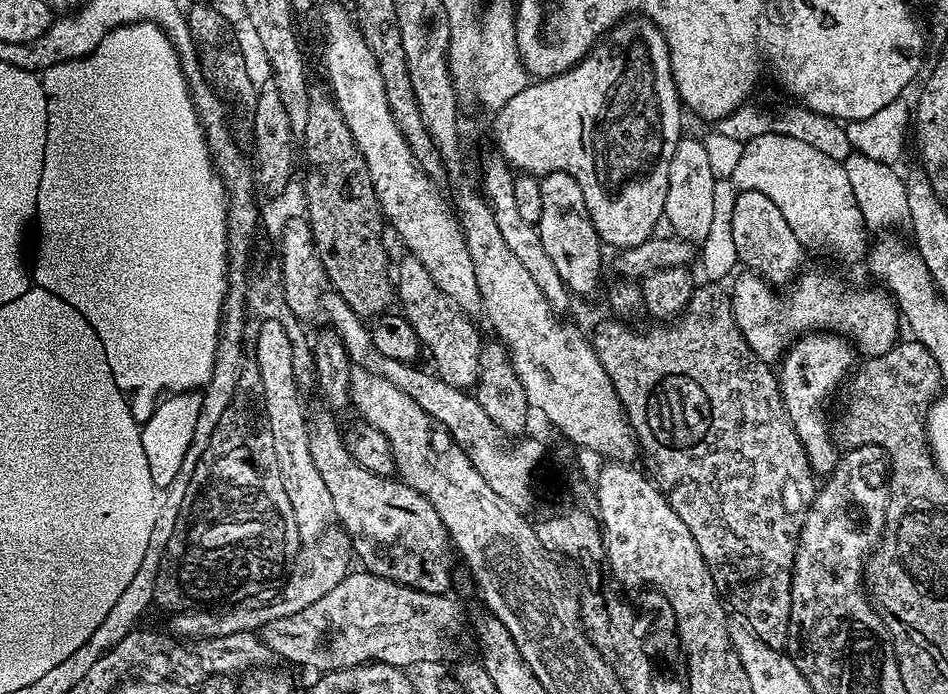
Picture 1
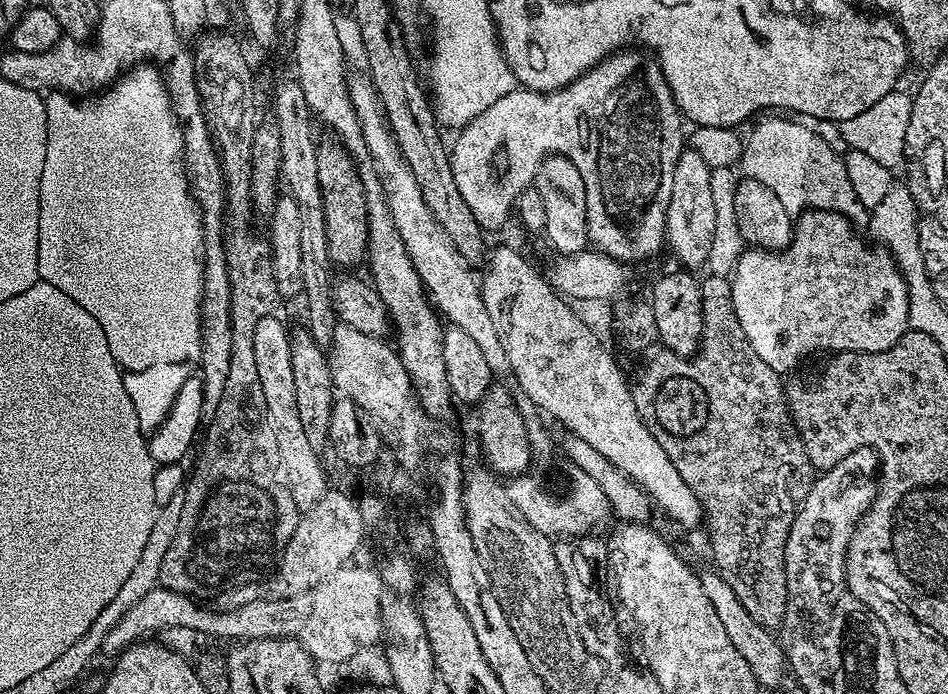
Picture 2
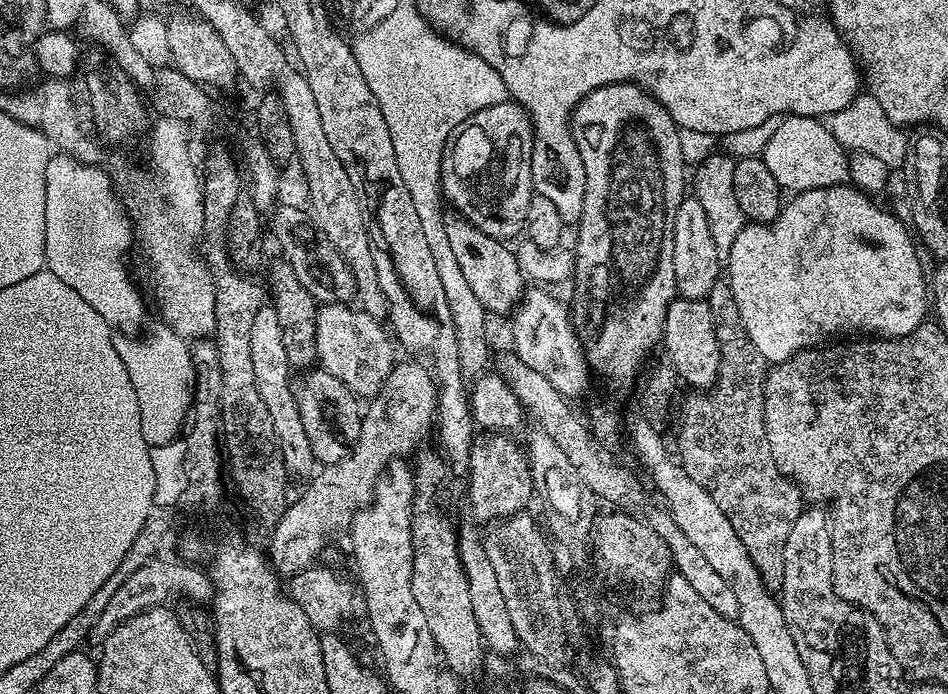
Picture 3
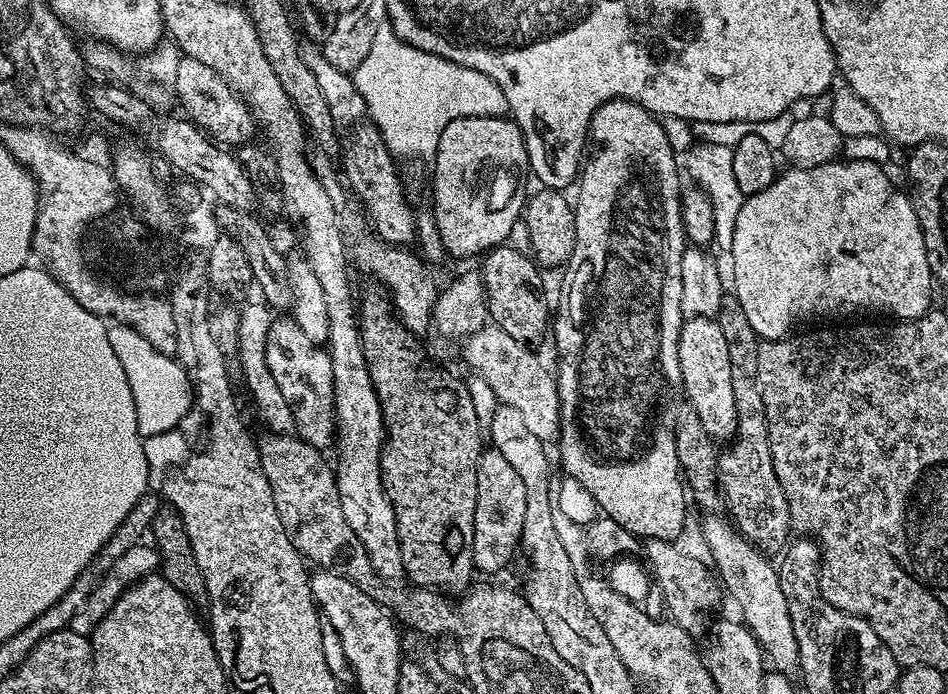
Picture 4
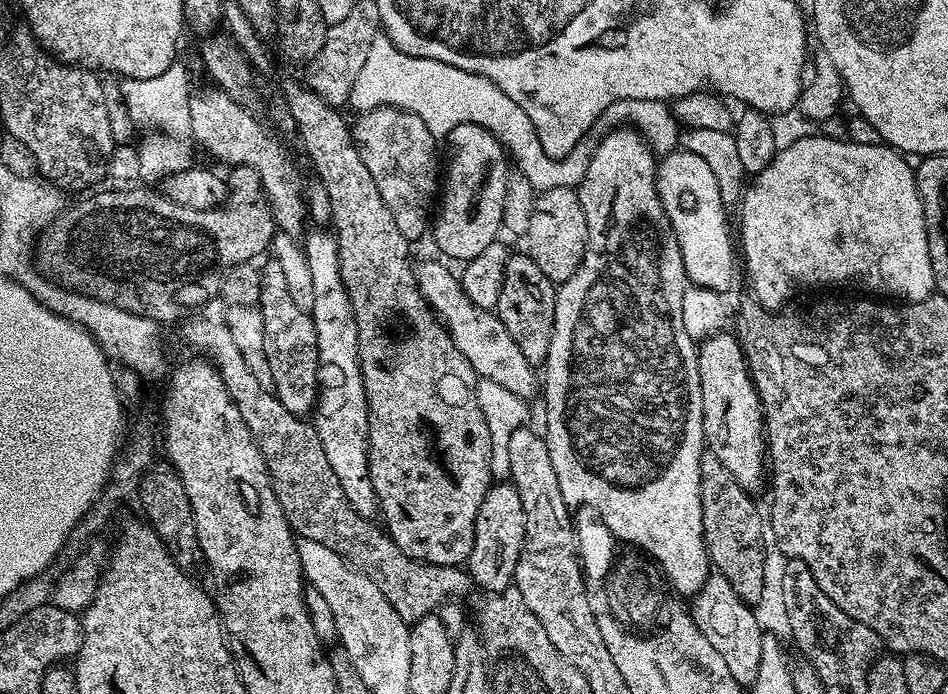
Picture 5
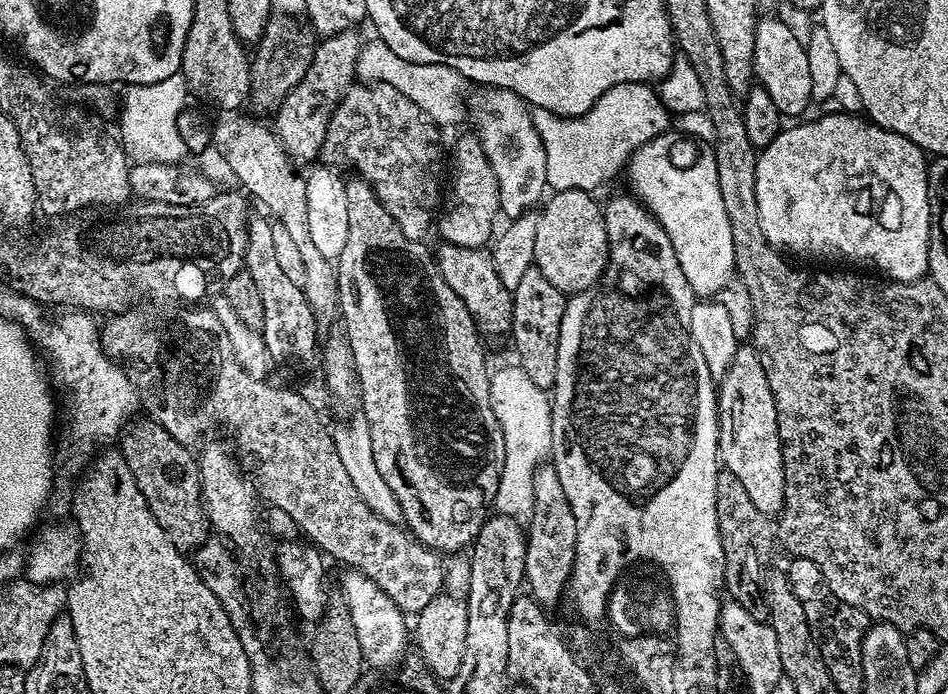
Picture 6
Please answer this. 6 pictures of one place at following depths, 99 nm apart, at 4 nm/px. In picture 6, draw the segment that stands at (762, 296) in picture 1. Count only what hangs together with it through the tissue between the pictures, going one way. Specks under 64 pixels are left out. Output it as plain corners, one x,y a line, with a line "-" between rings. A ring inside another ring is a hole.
835,110
829,116
820,116
817,120
805,119
796,122
793,128
781,127
779,134
770,142
770,146
759,149
756,158
756,193
758,194
758,214
762,234
777,250
785,253
797,252
800,256
817,256
820,260
849,260
849,265
865,264
865,269
875,270
887,279
900,282
914,282
925,279
928,270
928,239
932,225
932,207
928,201
928,165
929,157
910,138
894,134
860,114

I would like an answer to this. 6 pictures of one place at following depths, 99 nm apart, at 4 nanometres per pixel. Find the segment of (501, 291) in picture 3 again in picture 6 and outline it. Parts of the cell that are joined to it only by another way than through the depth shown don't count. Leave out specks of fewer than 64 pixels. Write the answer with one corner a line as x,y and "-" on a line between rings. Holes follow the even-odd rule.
533,266
522,274
522,282
511,289
512,293
512,327
510,336
516,339
516,356
518,366
526,370
526,378
534,386
550,390
558,374
558,334
562,330
562,314
566,296
545,278
539,269

